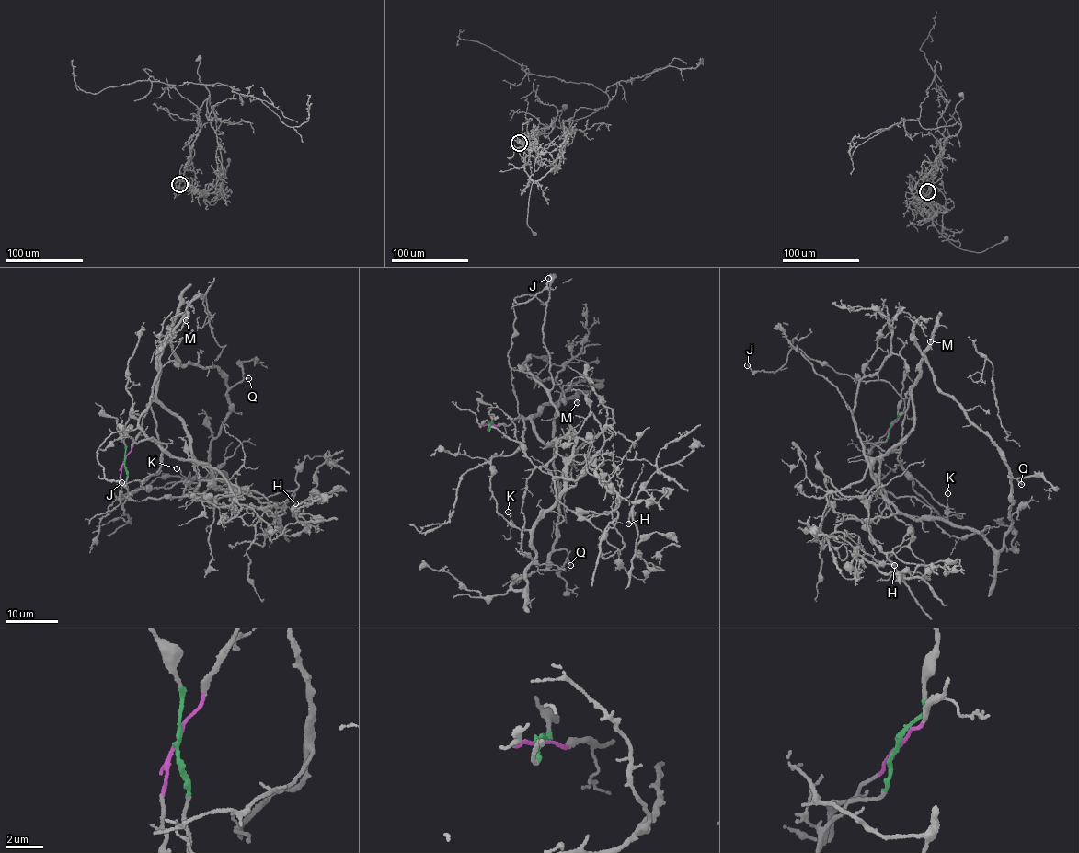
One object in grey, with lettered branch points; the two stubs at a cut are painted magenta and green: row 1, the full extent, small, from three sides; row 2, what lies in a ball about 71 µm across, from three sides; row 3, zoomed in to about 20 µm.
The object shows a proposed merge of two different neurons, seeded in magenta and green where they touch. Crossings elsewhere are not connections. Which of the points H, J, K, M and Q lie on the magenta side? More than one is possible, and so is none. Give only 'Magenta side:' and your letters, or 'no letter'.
Magenta side: J, M

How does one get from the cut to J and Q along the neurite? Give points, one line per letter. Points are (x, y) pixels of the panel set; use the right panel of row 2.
J: (891, 425), (903, 412), (904, 399), (890, 384), (838, 373), (794, 348), (773, 373), (747, 364)
Q: (890, 426), (867, 456), (886, 491), (876, 523), (936, 519), (999, 550), (1012, 520), (1008, 476), (1021, 484)

